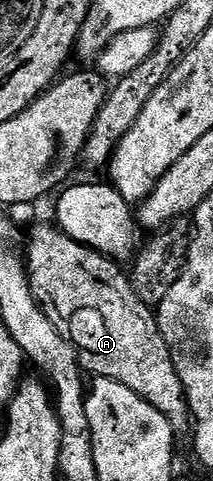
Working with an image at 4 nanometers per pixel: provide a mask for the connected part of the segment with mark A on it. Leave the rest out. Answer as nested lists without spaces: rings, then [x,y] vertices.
[[[38,223],[31,229],[30,235],[28,231],[28,246],[25,248],[26,253],[26,270],[30,272],[30,288],[33,290],[38,304],[42,306],[42,311],[56,325],[56,329],[60,332],[68,342],[74,346],[78,354],[78,364],[82,366],[83,372],[89,373],[91,376],[99,379],[111,379],[112,381],[120,381],[120,385],[128,385],[128,389],[132,389],[132,393],[136,393],[140,397],[144,397],[144,401],[148,401],[148,405],[152,405],[156,409],[160,409],[160,413],[164,413],[164,417],[172,425],[175,436],[189,436],[192,431],[192,420],[190,417],[190,402],[186,400],[186,390],[180,381],[180,373],[176,373],[176,365],[172,361],[172,353],[168,349],[168,345],[164,341],[164,337],[158,328],[158,316],[155,308],[149,303],[145,303],[138,296],[134,288],[131,276],[121,271],[123,269],[114,259],[107,255],[102,255],[96,249],[89,247],[75,237],[73,234],[65,235],[58,227],[53,227],[50,223]]]

